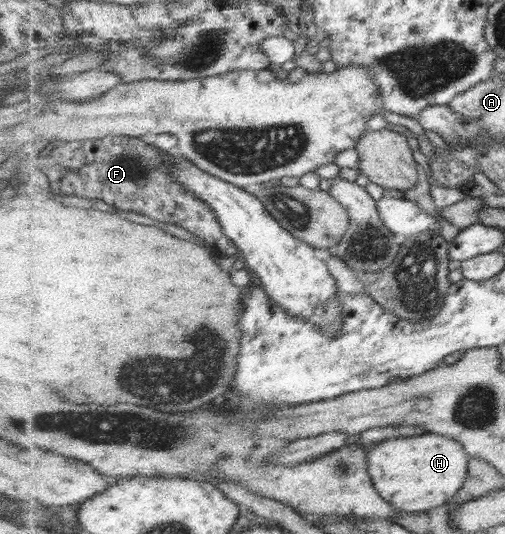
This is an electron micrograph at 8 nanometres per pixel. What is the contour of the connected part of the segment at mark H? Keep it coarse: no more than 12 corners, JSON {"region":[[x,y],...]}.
{"region":[[425,433],[368,452],[403,512],[445,505],[468,479],[460,441]]}

